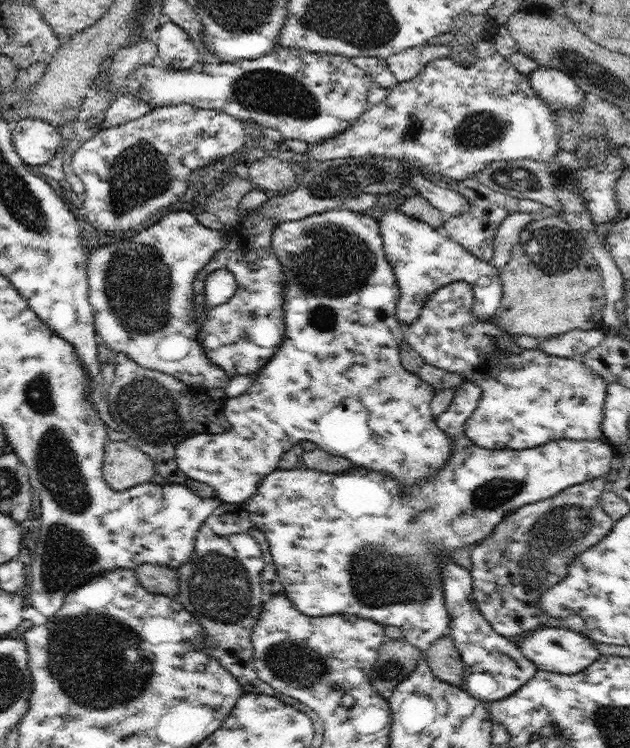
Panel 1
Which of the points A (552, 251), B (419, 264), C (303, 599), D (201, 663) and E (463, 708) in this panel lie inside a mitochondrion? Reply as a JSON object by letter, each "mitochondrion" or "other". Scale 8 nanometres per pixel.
{"A":"mitochondrion","B":"other","C":"other","D":"other","E":"other"}

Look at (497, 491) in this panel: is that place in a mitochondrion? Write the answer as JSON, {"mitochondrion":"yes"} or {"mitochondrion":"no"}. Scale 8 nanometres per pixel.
{"mitochondrion":"yes"}

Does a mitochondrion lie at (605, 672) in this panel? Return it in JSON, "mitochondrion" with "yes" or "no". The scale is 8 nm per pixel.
{"mitochondrion":"no"}

